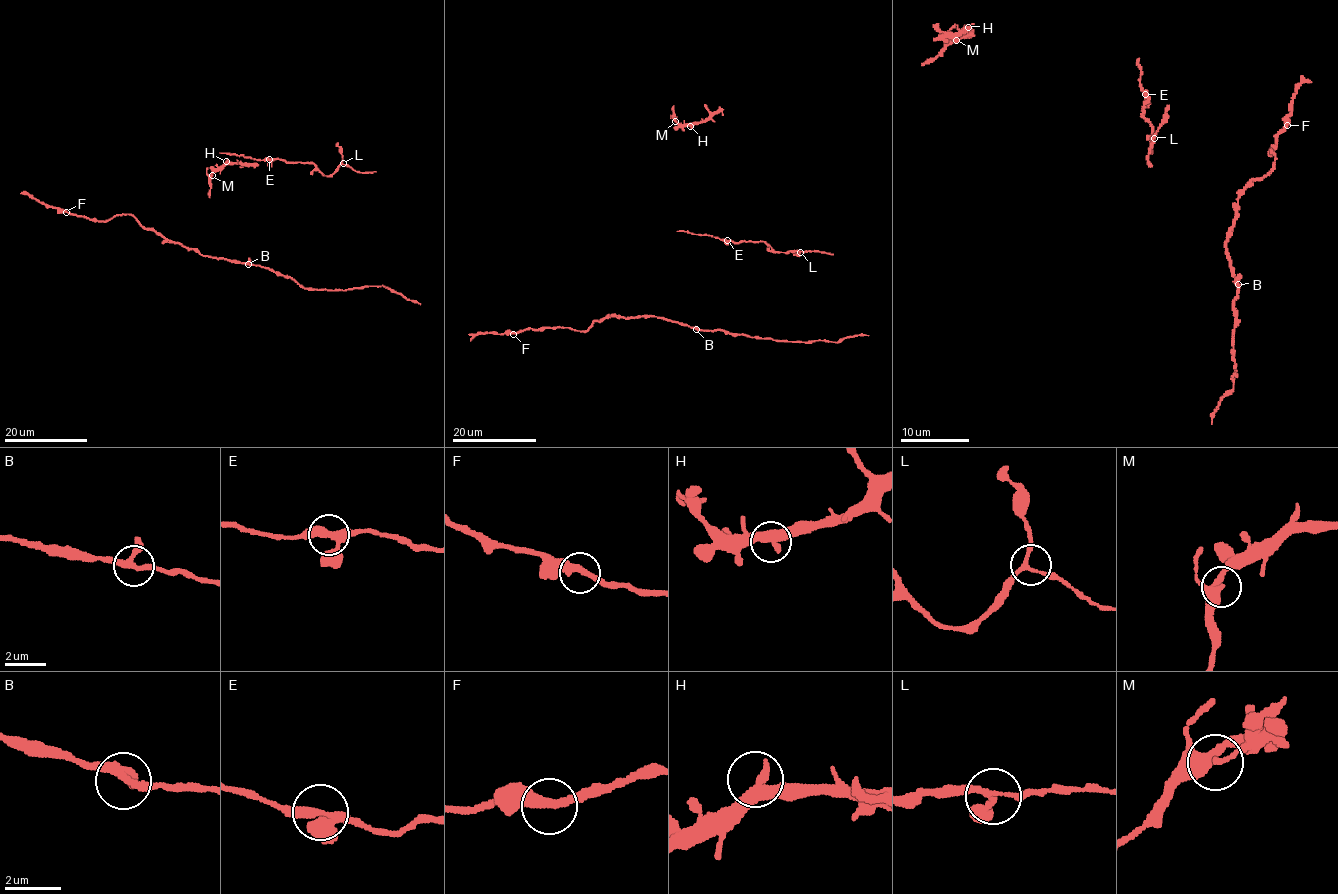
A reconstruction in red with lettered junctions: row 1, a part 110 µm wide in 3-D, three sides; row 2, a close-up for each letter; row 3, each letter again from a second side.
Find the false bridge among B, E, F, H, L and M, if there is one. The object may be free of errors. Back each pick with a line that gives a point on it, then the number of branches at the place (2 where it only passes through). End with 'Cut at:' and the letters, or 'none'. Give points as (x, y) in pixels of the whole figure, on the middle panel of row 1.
Cut at: none

